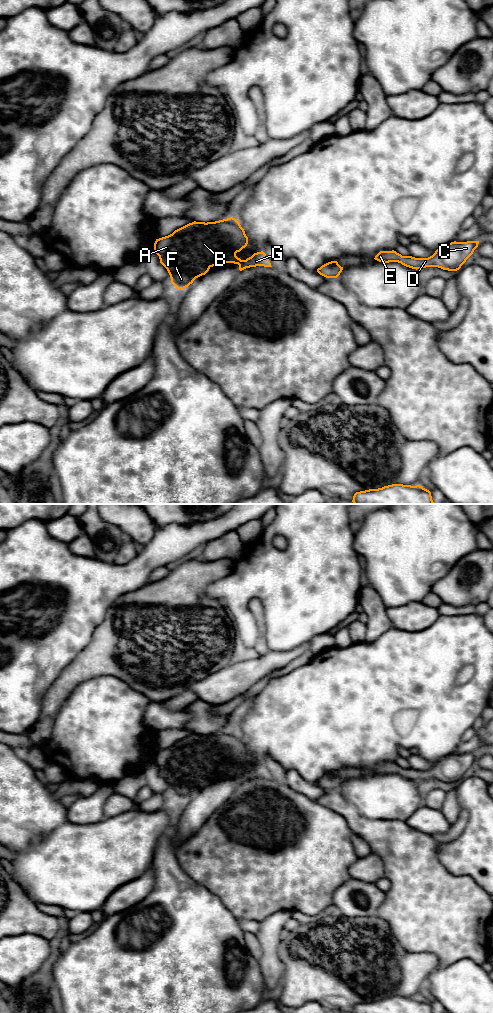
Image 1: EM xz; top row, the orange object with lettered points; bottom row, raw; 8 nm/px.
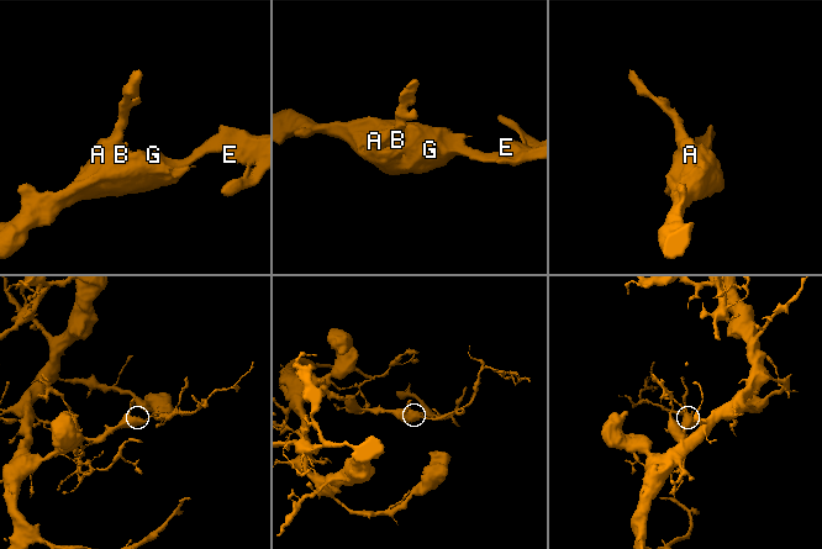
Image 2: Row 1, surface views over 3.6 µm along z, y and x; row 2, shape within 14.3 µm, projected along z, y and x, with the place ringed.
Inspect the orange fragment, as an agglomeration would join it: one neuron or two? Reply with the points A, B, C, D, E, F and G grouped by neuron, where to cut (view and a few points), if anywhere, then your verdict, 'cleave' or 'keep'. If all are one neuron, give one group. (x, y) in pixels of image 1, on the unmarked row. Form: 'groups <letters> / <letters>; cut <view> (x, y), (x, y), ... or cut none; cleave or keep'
groups A B C D E F G; cut none; keep

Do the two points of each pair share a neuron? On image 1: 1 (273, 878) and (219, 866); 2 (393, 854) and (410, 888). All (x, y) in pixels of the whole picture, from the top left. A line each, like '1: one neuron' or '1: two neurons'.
1: one neuron
2: one neuron

